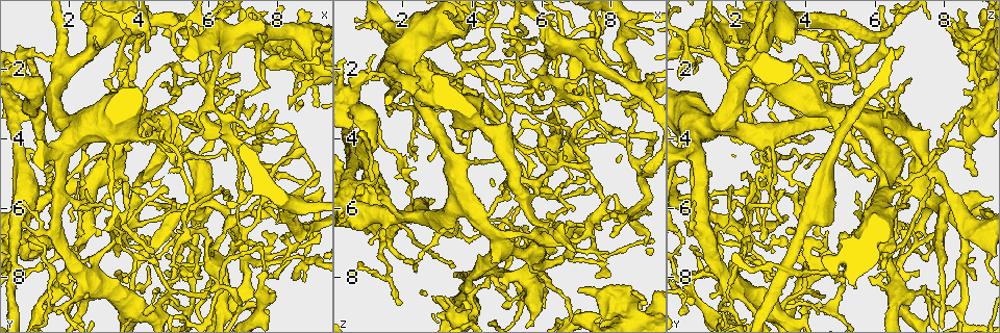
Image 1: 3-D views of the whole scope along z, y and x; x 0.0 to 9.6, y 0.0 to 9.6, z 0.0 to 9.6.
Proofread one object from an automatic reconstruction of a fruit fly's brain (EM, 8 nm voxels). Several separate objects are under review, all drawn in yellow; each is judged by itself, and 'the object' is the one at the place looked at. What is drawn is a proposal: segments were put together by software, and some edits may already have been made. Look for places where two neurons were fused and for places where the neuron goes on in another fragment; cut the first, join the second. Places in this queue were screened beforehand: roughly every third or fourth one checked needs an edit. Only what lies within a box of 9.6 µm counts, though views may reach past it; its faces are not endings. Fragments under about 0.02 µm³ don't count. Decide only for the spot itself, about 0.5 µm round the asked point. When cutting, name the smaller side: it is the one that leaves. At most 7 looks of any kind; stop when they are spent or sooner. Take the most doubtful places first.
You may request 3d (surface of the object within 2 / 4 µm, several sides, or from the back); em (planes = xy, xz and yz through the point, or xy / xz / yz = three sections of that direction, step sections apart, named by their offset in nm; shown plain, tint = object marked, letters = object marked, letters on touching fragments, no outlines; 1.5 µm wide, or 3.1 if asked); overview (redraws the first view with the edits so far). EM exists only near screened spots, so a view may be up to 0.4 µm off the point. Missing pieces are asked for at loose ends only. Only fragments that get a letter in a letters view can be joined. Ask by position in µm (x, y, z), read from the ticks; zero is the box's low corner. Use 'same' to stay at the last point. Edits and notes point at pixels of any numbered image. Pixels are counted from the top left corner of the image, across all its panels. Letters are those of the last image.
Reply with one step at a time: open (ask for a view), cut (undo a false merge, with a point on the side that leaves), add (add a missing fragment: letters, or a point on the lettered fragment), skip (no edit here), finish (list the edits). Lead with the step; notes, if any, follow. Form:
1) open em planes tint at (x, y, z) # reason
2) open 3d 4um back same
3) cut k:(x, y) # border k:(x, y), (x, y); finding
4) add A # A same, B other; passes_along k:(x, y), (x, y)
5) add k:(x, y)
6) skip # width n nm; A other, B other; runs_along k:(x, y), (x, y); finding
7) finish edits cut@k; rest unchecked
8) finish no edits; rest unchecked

open 3d 4um back at (7.60, 5.55, 5.50)

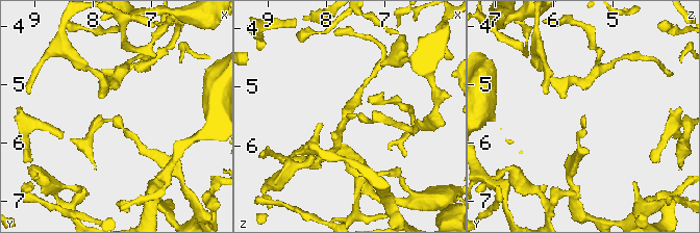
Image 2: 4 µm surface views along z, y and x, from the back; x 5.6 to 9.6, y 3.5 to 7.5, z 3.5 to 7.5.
open em yz step 8 tint at (7.60, 5.55, 5.45)

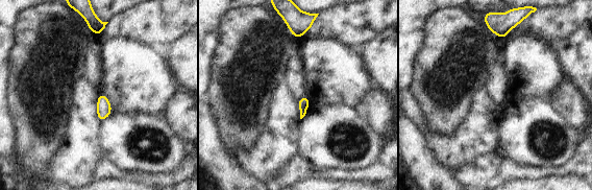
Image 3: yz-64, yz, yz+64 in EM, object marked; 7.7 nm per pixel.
open em planes letters same

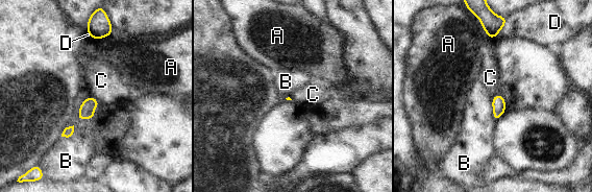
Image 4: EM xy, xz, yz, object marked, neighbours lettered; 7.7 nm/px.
skip # longest_contact B 220 nm; A other, B other, C other, D other; border 4:(92, 95), (100, 102); no lettered fragment goes on from it

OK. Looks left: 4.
open 3d 2um at (6.10, 7.40, 8.85) # free end

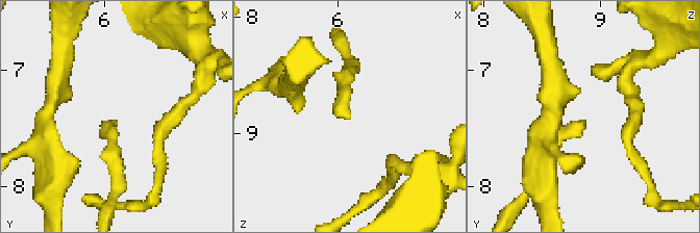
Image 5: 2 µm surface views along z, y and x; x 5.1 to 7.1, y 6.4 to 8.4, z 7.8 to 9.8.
open em yz step 4 letters at (6.06, 7.42, 8.86) # now the EM

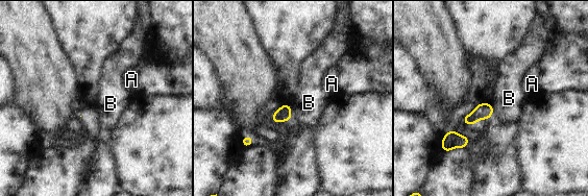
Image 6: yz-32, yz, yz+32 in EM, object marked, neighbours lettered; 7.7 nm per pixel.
skip # longest_contact B 100 nm; A other, B other; border 6:(491, 103), (493, 108), (492, 116); none of them fits

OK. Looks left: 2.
finish no edits; rest unchecked

